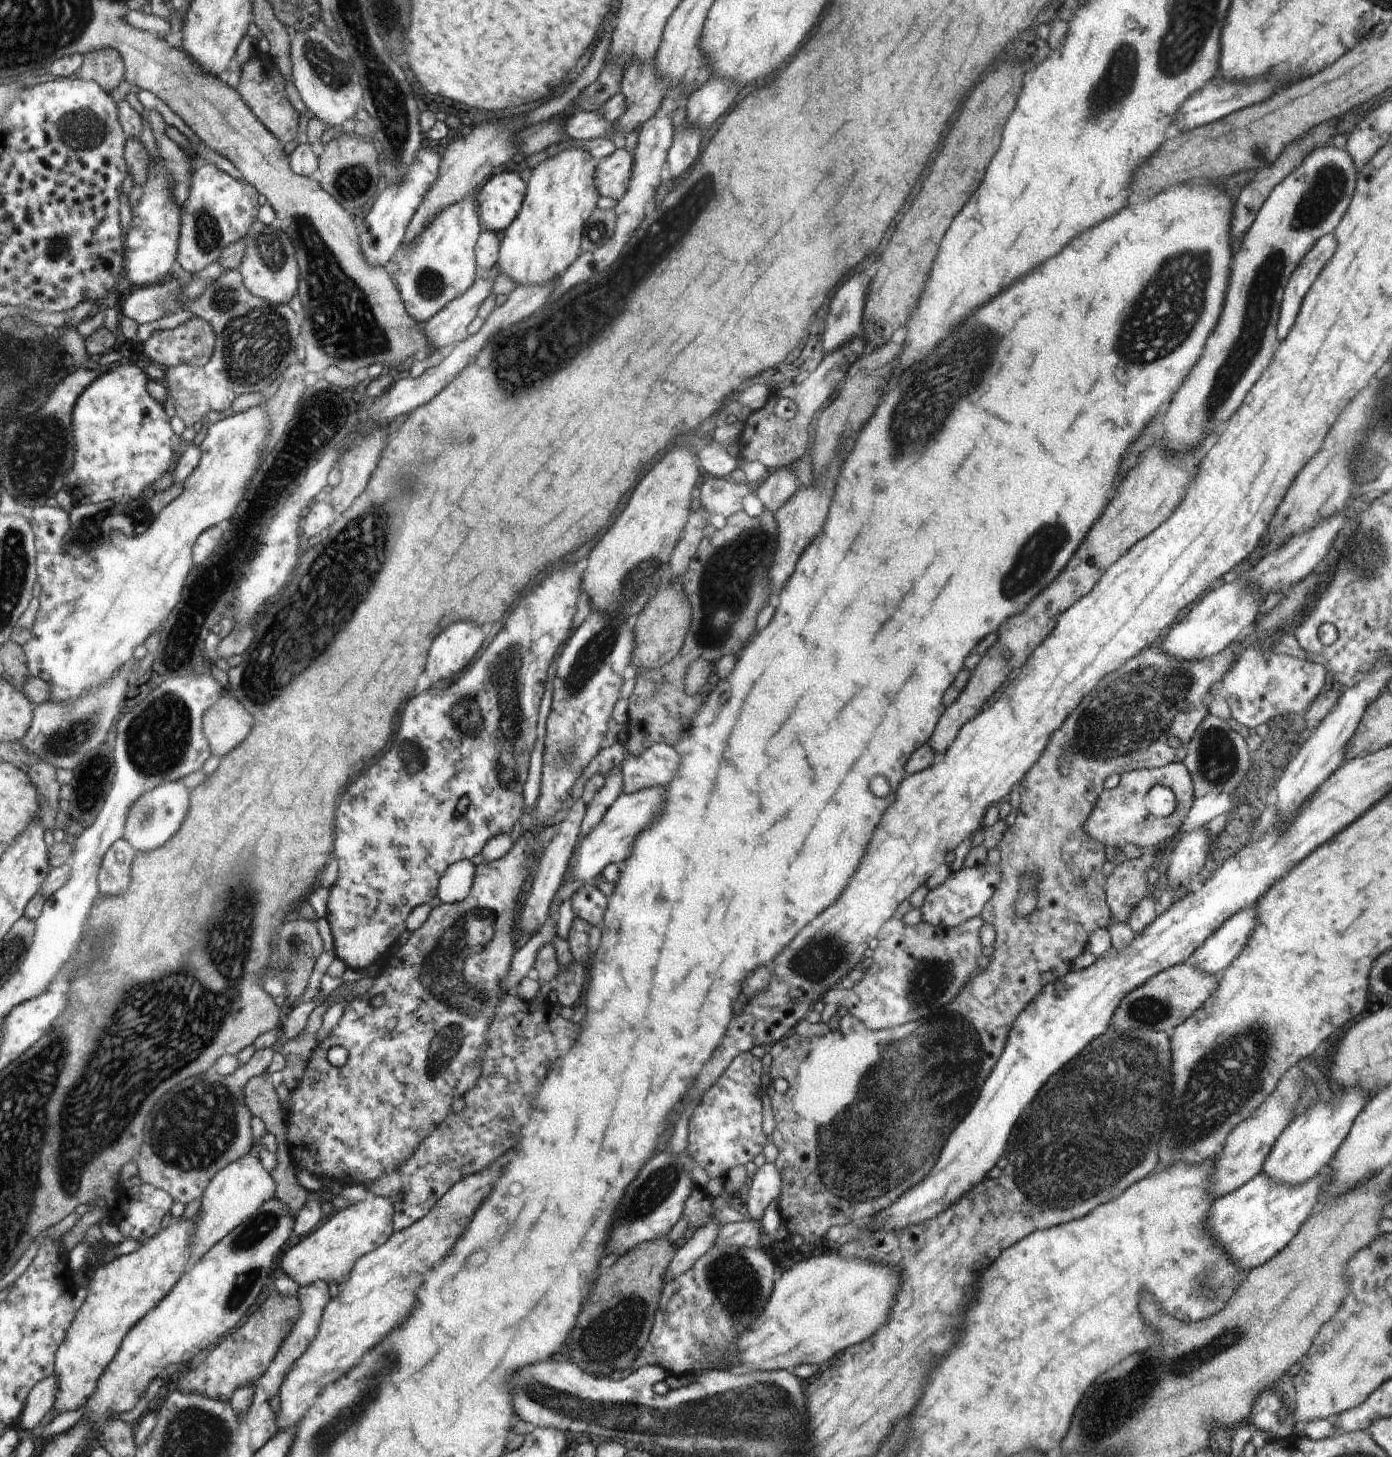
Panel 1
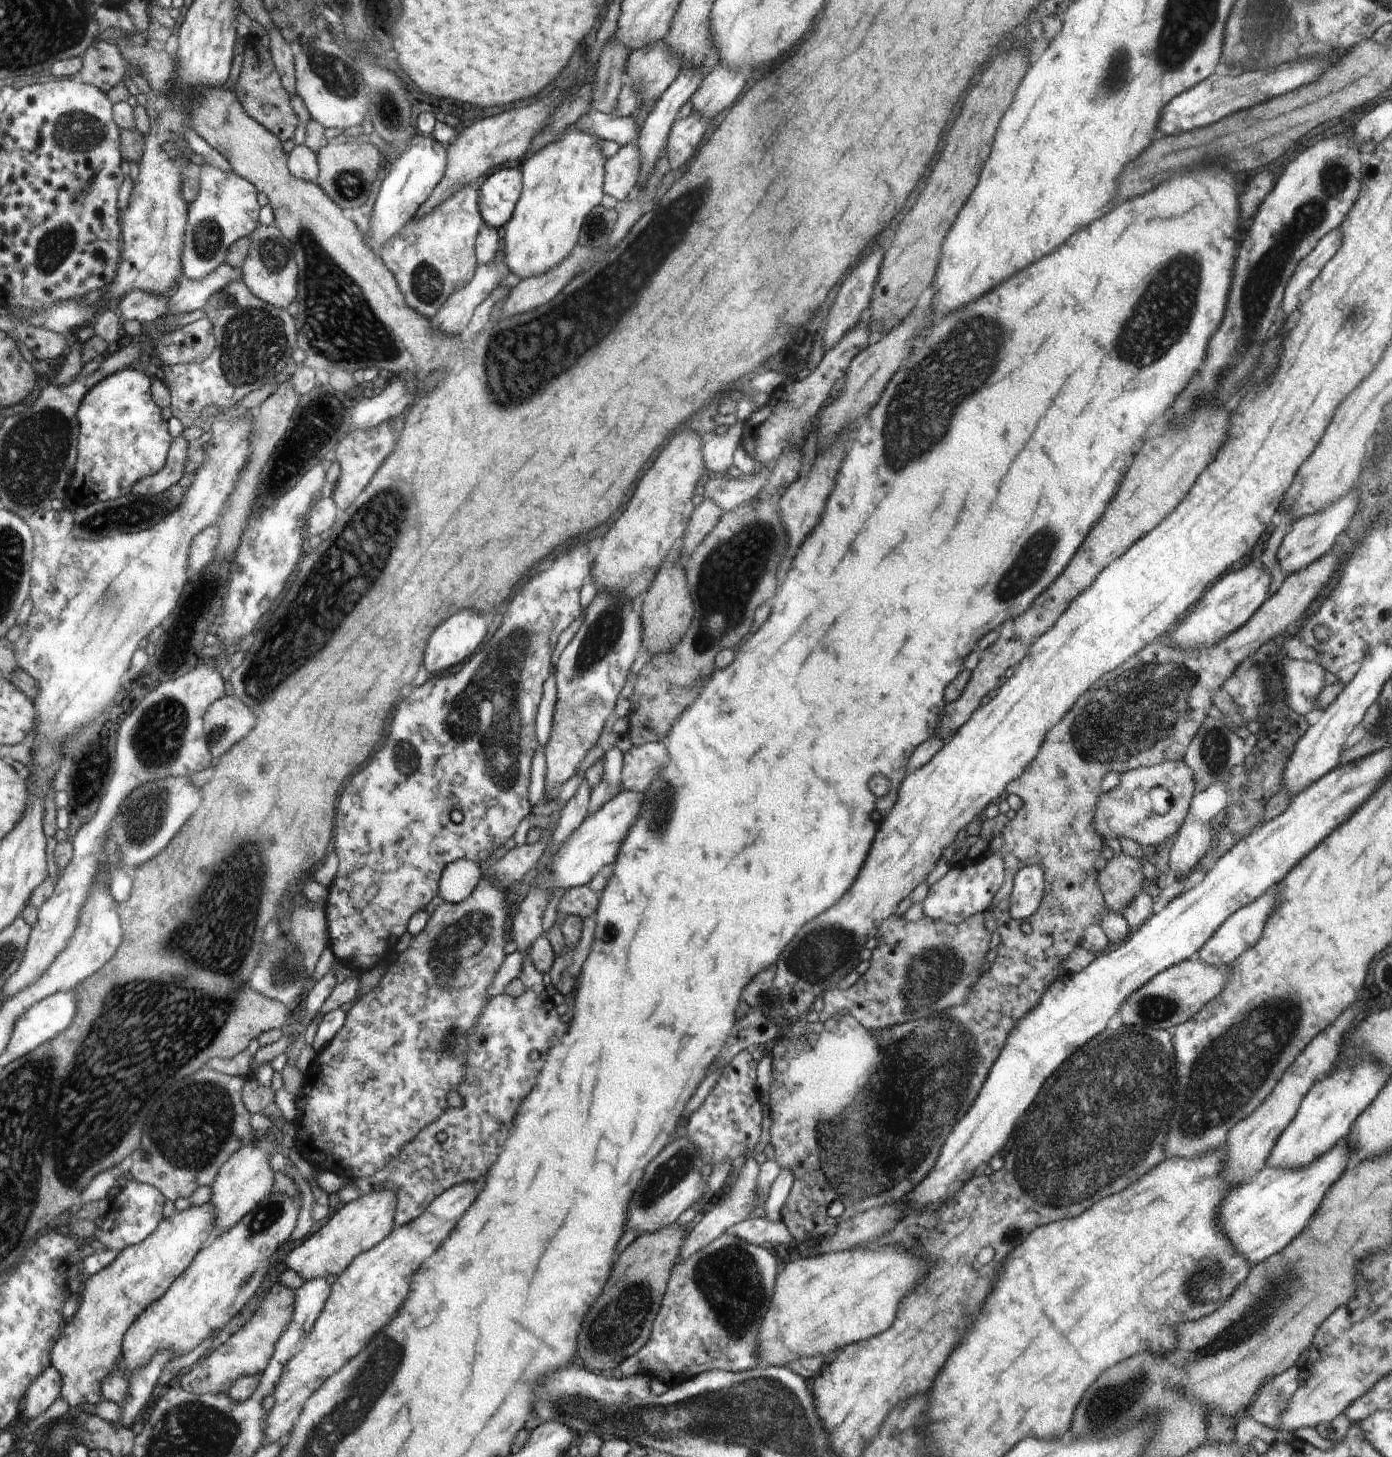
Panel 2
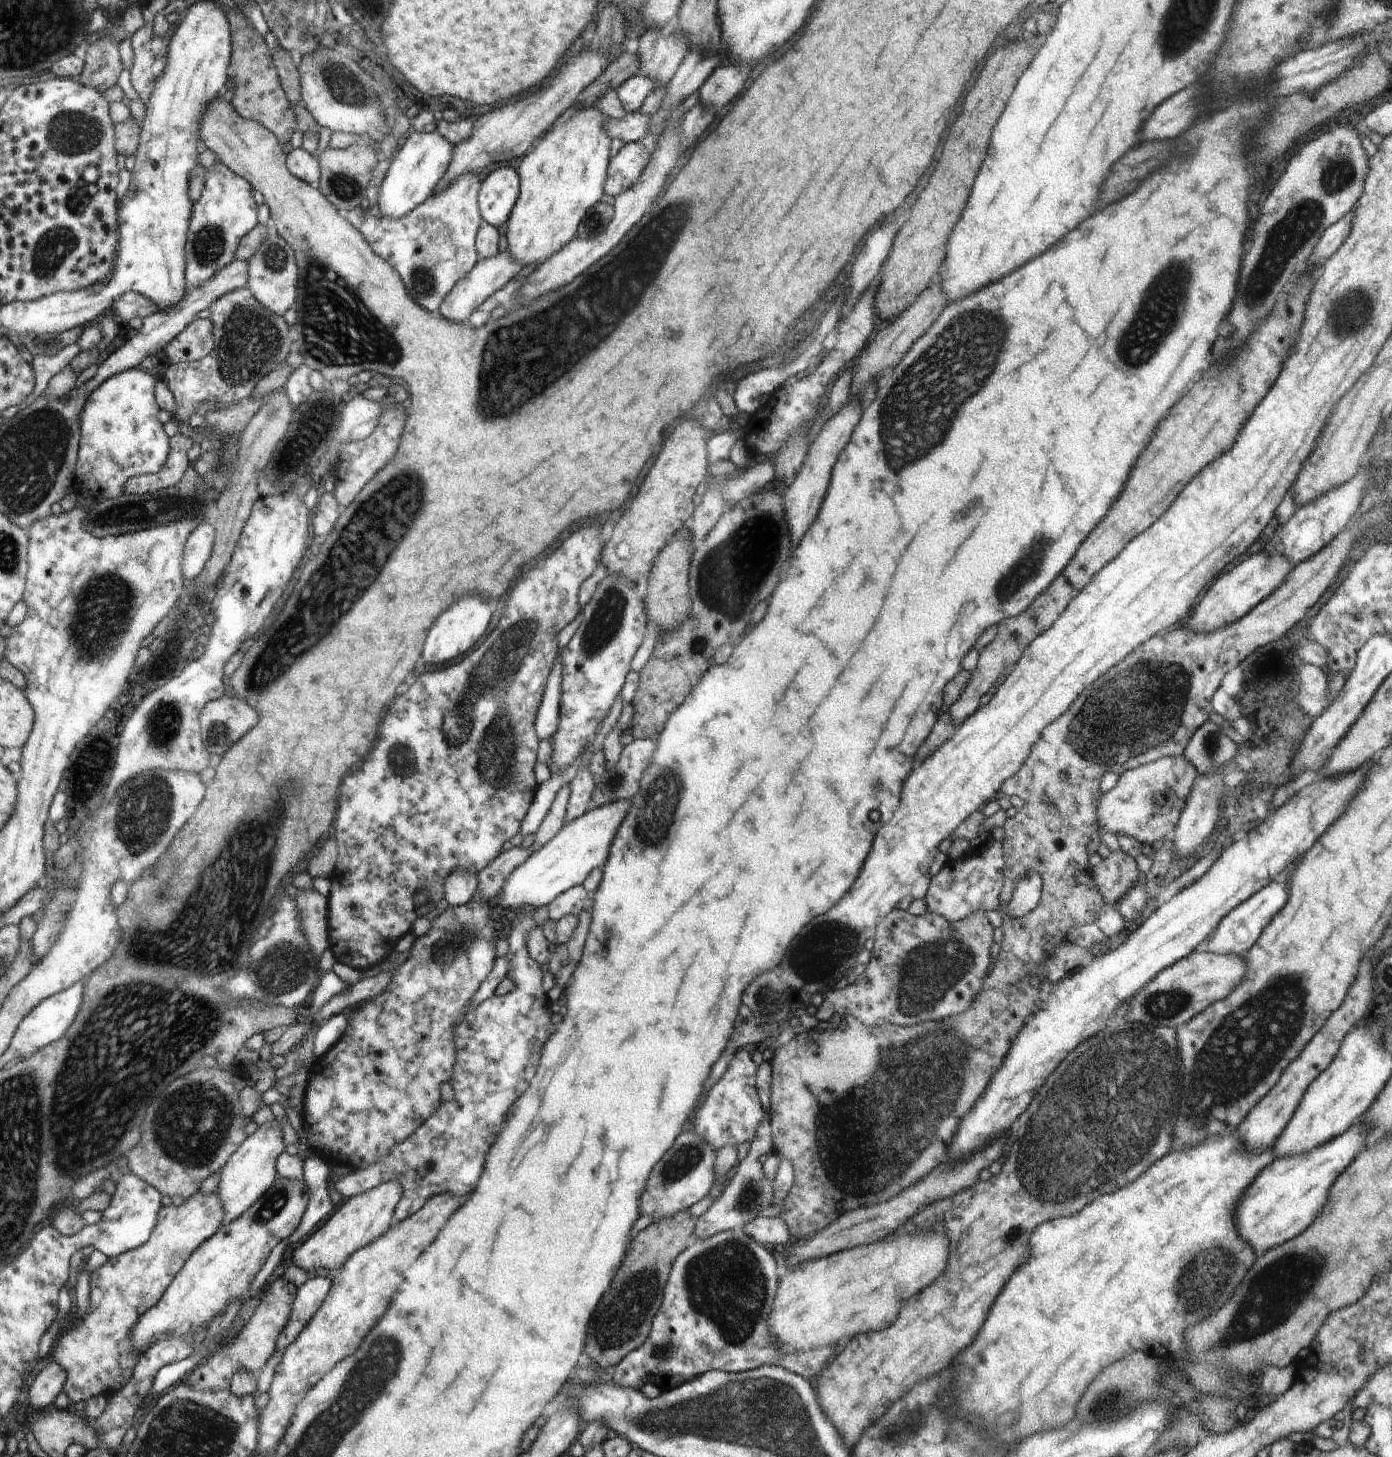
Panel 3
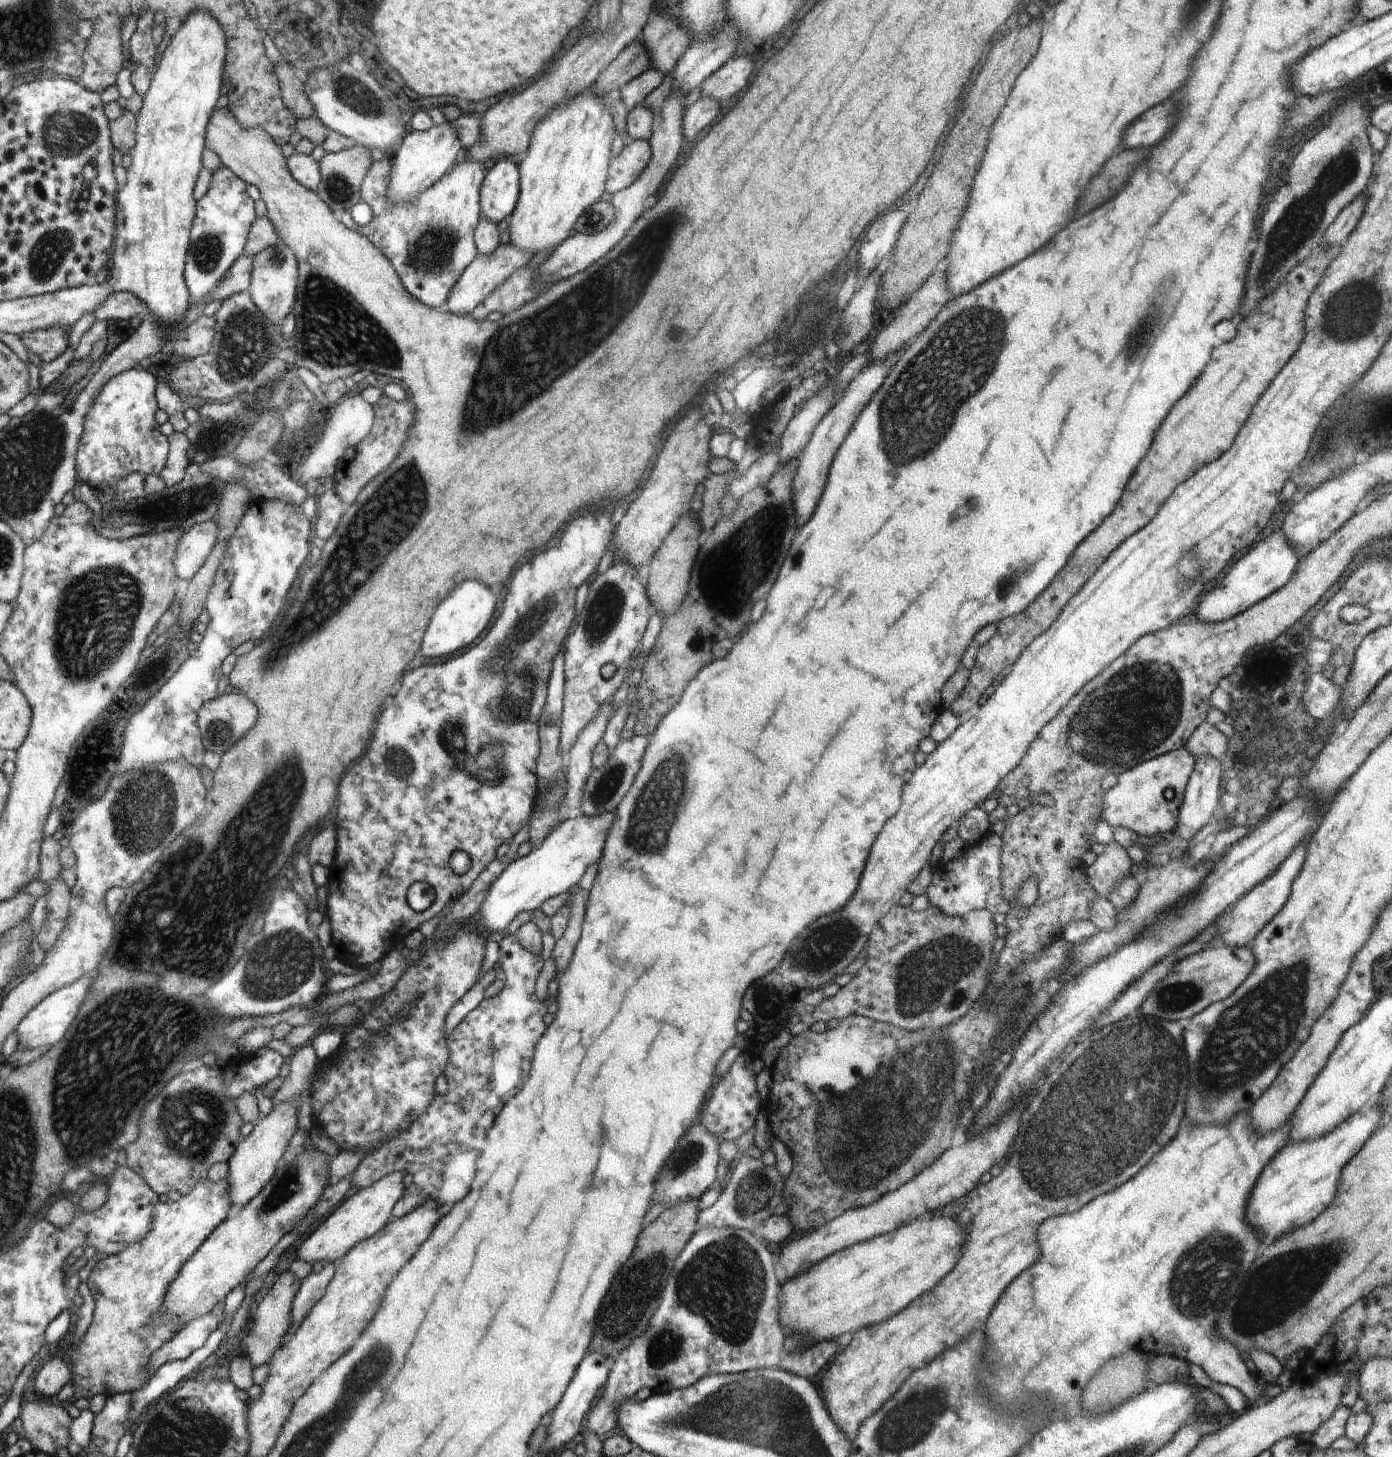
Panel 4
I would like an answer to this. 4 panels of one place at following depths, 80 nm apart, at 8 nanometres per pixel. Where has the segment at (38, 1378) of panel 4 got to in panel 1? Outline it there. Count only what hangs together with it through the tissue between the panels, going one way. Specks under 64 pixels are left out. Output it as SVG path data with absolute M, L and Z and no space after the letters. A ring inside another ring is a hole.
M56 1374L37 1382L19 1418L18 1425L22 1434L29 1434L30 1430L36 1428L42 1418L53 1409L58 1389L59 1378Z

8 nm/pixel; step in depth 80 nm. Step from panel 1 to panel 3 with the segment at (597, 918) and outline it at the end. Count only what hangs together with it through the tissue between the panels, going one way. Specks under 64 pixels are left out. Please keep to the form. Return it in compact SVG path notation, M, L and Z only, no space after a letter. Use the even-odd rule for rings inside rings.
M584 885L573 886L565 890L554 901L548 904L548 914L553 921L559 921L563 916L578 916L584 910L590 910L592 894L584 889Z

